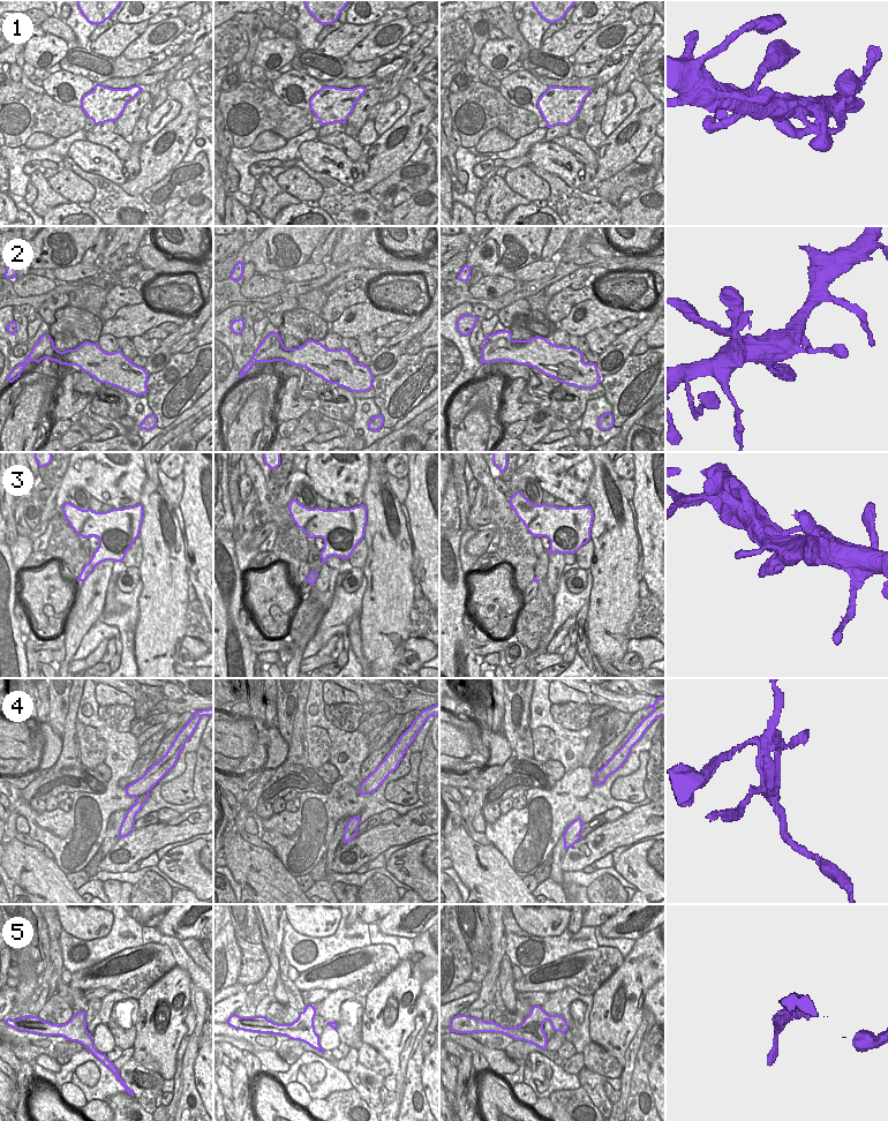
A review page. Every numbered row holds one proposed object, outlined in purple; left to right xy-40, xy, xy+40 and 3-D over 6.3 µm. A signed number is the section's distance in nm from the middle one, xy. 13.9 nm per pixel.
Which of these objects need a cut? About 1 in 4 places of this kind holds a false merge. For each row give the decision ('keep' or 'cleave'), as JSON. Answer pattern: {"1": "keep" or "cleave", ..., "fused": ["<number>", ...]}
{"1": "keep", "2": "keep", "3": "keep", "4": "cleave", "5": "keep", "fused": ["4"]}

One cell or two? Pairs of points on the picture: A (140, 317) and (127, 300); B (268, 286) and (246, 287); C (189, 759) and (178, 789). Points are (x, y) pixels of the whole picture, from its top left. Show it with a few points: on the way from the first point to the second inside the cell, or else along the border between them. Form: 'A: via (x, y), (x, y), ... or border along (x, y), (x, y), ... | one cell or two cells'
A: border along (143, 300), (137, 303), (122, 306), (107, 320) | two cells
B: via (262, 286), (251, 287) | one cell
C: via (189, 766), (185, 782) | one cell

